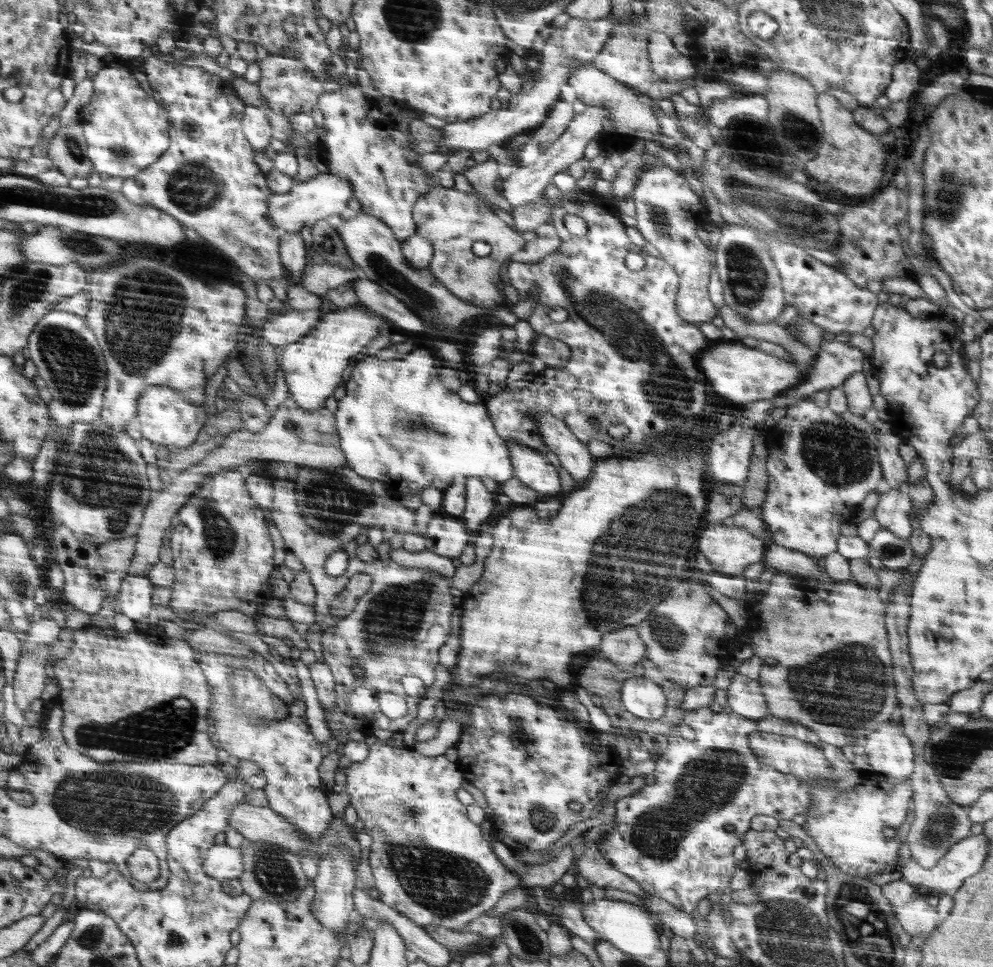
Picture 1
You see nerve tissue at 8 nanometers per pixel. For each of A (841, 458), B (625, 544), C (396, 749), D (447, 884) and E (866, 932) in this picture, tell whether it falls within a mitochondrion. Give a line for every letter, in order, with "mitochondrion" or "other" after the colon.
A: mitochondrion
B: mitochondrion
C: other
D: mitochondrion
E: mitochondrion

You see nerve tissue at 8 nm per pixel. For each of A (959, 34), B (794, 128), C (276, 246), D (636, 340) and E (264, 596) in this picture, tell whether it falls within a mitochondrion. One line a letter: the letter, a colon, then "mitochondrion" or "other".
A: other
B: mitochondrion
C: other
D: mitochondrion
E: other

